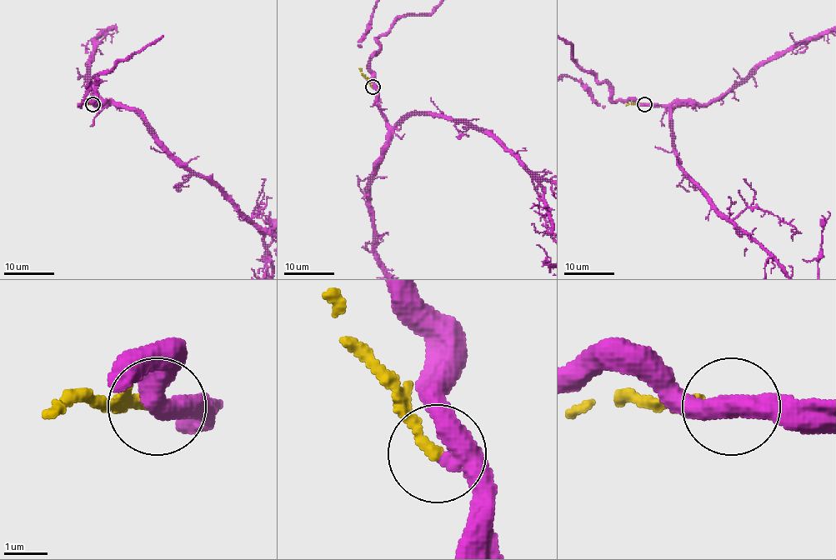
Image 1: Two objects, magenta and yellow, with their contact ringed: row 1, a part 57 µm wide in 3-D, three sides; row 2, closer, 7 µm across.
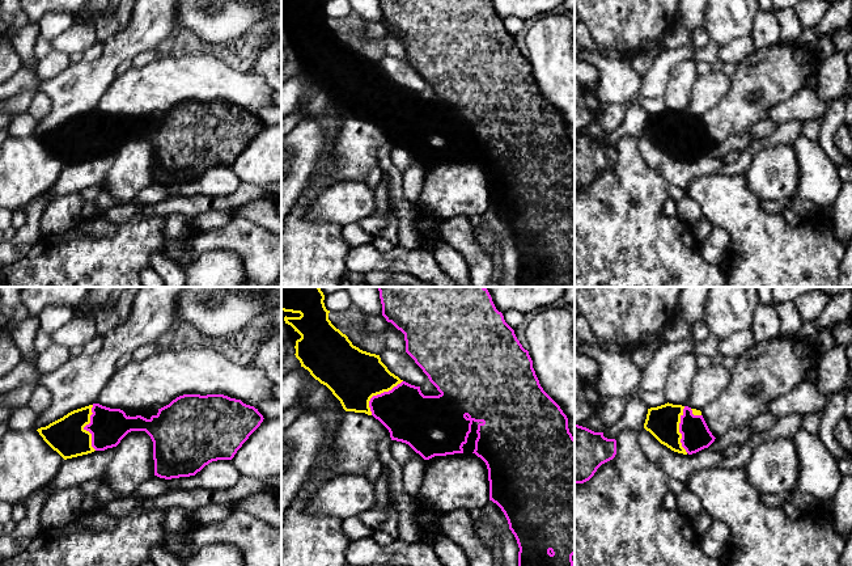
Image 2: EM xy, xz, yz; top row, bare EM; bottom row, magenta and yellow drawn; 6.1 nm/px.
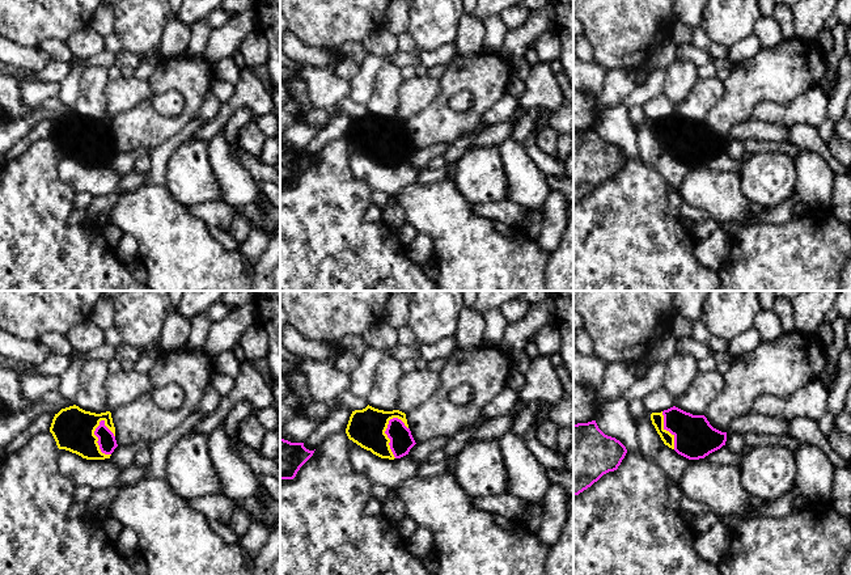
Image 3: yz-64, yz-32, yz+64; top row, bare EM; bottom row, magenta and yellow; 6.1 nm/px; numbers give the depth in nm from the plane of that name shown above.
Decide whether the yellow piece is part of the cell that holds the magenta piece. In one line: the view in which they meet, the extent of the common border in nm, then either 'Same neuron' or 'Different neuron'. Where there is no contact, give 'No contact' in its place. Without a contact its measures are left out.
Touches magenta in xy. Shared border 280 nm. Same neuron

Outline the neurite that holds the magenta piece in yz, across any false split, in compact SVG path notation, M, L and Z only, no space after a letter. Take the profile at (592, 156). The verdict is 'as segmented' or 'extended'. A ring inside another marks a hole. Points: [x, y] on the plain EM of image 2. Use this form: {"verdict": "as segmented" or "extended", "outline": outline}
{"verdict": "as segmented", "outline": "M575 131L575 190L589 187L597 176L616 161L616 147Z"}

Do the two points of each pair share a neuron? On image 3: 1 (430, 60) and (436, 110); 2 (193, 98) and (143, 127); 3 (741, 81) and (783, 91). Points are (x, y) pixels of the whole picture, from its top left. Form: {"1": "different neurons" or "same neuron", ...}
{"1": "different neurons", "2": "same neuron", "3": "same neuron"}

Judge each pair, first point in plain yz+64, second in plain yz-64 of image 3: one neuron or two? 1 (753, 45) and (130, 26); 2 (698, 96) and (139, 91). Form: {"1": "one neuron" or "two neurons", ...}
{"1": "two neurons", "2": "one neuron"}

